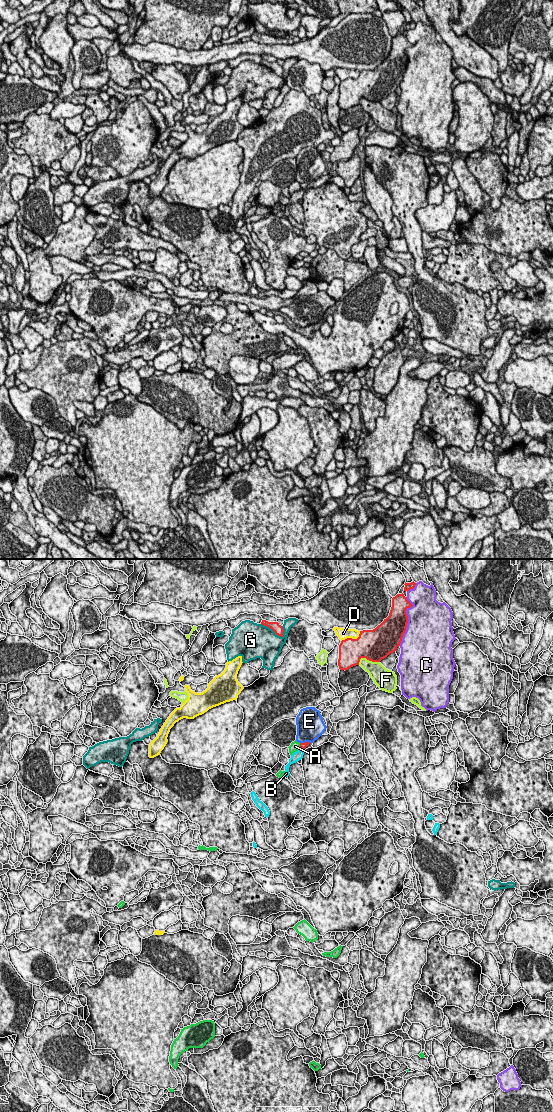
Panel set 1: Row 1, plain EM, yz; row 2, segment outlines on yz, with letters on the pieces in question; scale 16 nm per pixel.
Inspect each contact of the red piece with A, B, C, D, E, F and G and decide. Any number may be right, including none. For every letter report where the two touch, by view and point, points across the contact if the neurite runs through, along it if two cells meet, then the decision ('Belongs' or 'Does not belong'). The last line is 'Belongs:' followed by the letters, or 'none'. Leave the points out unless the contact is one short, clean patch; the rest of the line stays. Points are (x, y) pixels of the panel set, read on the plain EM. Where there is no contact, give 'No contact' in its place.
A: Touches red at yz (300, 186). Does not belong
B: Touches red at yz (302, 188). Boundary: yz (301, 188), (303, 190). Does not belong
C: Touches red at yz (407, 60). Does not belong
D: Touches red at yz (351, 78). Does not belong
E: Touches red at yz (305, 182). Does not belong
F: Touches red at yz (367, 99). Does not belong
G: Touches red at yz (272, 69). Does not belong
Belongs: none

